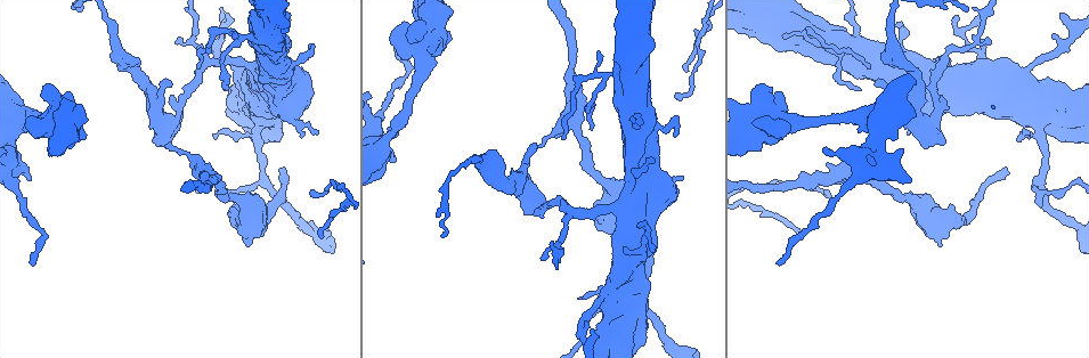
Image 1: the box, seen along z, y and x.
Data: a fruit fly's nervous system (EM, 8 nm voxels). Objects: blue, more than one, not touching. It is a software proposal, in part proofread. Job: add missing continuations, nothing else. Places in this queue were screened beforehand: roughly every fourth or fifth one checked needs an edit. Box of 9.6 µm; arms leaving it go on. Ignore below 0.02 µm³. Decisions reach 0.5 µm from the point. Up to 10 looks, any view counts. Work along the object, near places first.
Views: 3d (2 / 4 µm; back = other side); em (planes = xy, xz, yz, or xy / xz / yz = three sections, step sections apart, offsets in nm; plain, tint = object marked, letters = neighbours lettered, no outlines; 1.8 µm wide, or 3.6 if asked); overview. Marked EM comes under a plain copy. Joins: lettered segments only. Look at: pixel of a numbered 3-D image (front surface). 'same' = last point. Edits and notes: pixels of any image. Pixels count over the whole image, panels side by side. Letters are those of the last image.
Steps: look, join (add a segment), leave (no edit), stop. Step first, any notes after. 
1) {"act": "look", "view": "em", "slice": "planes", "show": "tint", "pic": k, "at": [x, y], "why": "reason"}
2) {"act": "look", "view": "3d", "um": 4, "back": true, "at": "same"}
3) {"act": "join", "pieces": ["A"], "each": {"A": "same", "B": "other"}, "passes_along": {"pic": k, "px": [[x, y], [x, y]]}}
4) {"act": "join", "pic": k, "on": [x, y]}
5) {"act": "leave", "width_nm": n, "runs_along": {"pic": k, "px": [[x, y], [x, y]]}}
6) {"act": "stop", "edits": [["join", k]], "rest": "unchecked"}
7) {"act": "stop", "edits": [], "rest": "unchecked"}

{"act": "look", "view": "3d", "um": 4, "pic": 1, "at": [772, 123], "why": "thick turns thin"}

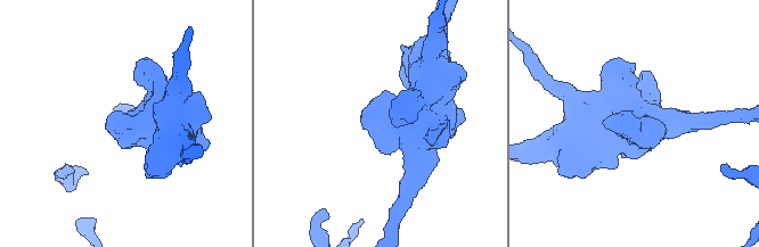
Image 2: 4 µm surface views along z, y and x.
{"act": "look", "view": "em", "slice": "xy", "step": 16, "show": "letters", "pic": 2, "at": [635, 123]}

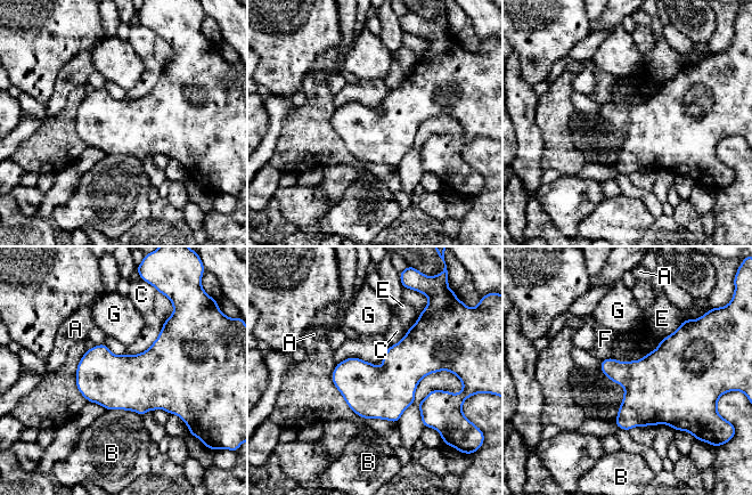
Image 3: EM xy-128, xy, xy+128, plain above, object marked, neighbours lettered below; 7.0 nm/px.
{"act": "leave", "width_nm": 300, "longest_contact_nm": ["C", 360], "each": {"A": "other", "B": "other", "C": "other", "E": "other", "F": "other", "G": "other"}, "found": "none of them fits"}

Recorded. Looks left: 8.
{"act": "look", "view": "3d", "um": 4, "pic": 1, "at": [644, 250], "why": "calibre changes"}

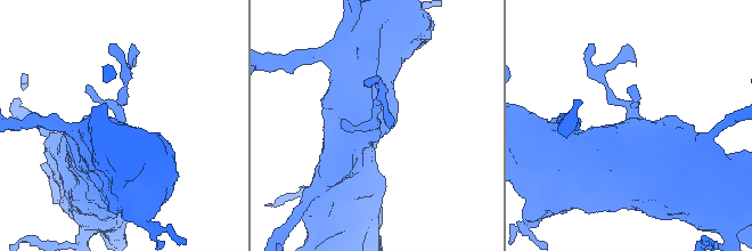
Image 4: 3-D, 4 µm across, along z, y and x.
{"act": "look", "view": "em", "um": 3.6, "slice": "xz", "step": 16, "show": "letters", "pic": 4, "at": [634, 122], "why": "shape alone is not enough"}

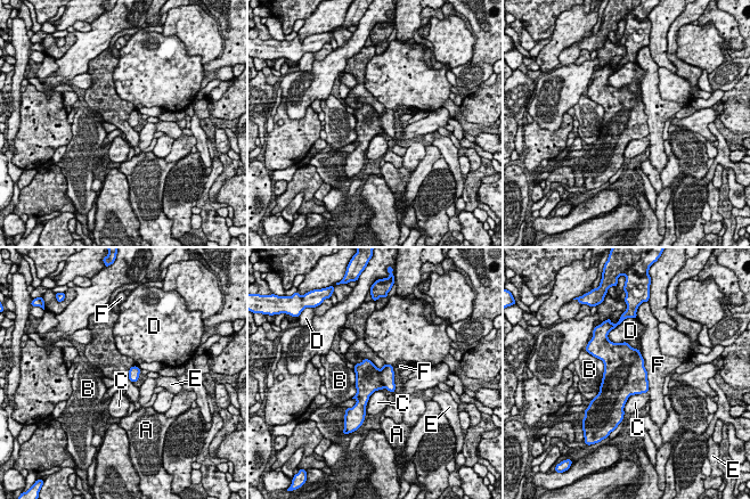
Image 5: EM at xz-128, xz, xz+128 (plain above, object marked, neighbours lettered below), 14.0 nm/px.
{"act": "leave", "each": {"A": "other", "B": "other", "C": "other", "D": "other", "E": "other", "F": "other"}, "border": {"pic": 5, "px": [[647, 391], [632, 394], [624, 412]]}, "found": "none of them fits"}

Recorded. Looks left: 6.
{"act": "look", "view": "em", "slice": "yz", "step": 4, "show": "tint", "pic": 1, "at": [281, 170], "why": "long arm stops here"}

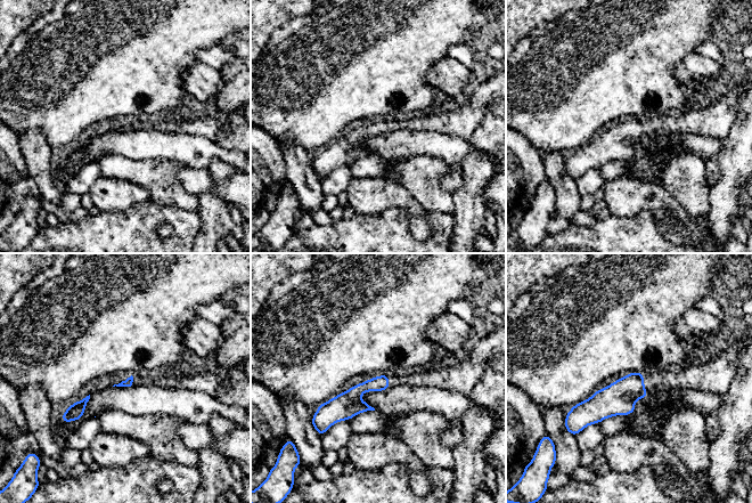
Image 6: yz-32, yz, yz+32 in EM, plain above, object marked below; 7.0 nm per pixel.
{"act": "look", "view": "em", "slice": "planes", "show": "letters", "at": "same", "why": "cut it another way"}

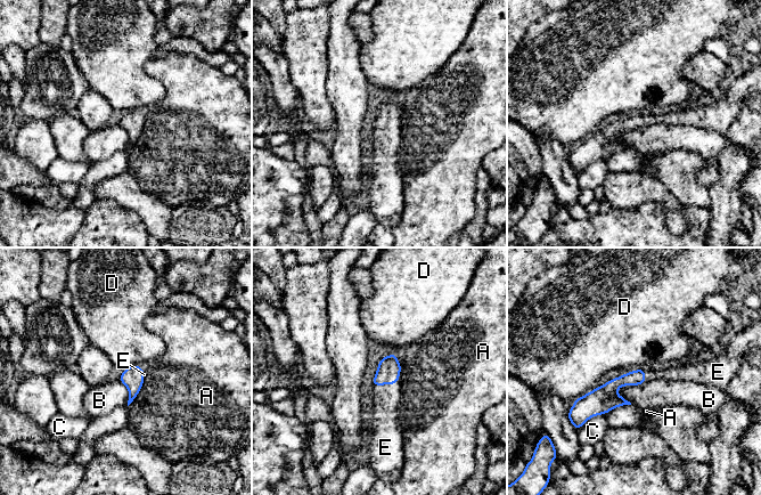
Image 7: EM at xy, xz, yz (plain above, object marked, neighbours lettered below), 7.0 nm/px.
{"act": "join", "pieces": ["E"], "each": {"A": "other", "B": "other", "C": "other", "D": "other", "E": "same"}, "passes_along": {"pic": 7, "px": [[389, 368], [387, 383], [386, 397]]}, "found": "it goes on there"}

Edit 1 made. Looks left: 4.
{"act": "look", "view": "overview"}

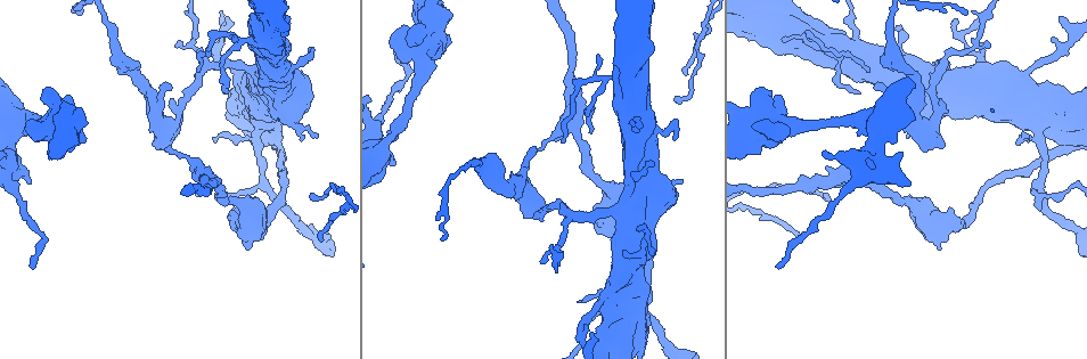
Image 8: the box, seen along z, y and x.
{"act": "look", "view": "em", "slice": "yz", "step": 4, "show": "letters", "pic": 8, "at": [635, 173], "why": "closes a loop"}

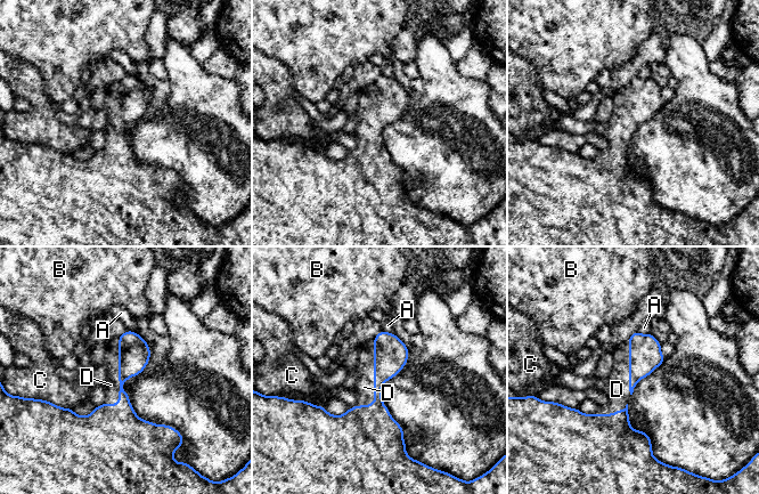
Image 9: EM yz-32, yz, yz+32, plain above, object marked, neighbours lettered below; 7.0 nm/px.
{"act": "join", "pieces": ["D"], "width_nm": 220, "each": {"A": "other", "B": "other", "C": "other", "D": "same"}, "passes_along": {"pic": 9, "px": [[390, 354], [374, 382], [364, 387]]}, "found": "the neuron continues"}

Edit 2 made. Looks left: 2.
{"act": "stop", "edits": [["join", 7], ["join", 9]], "rest": "unchecked"}

